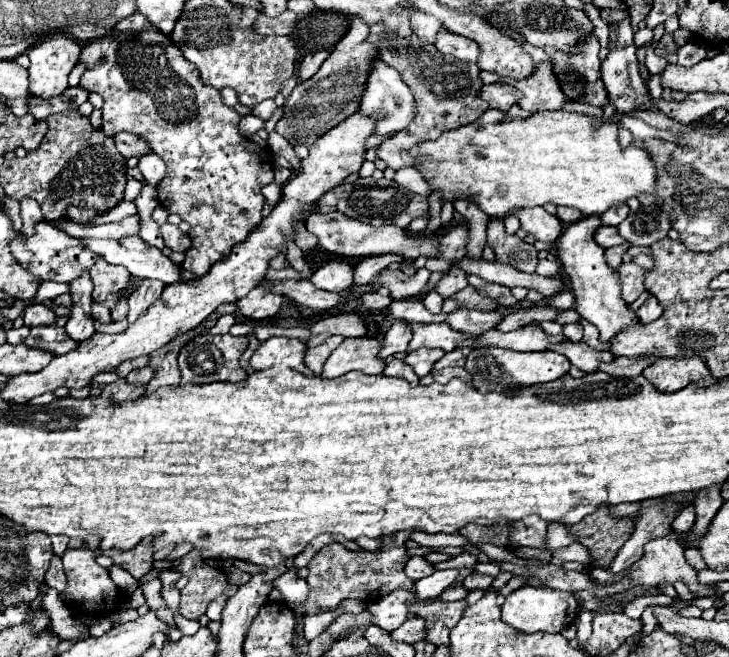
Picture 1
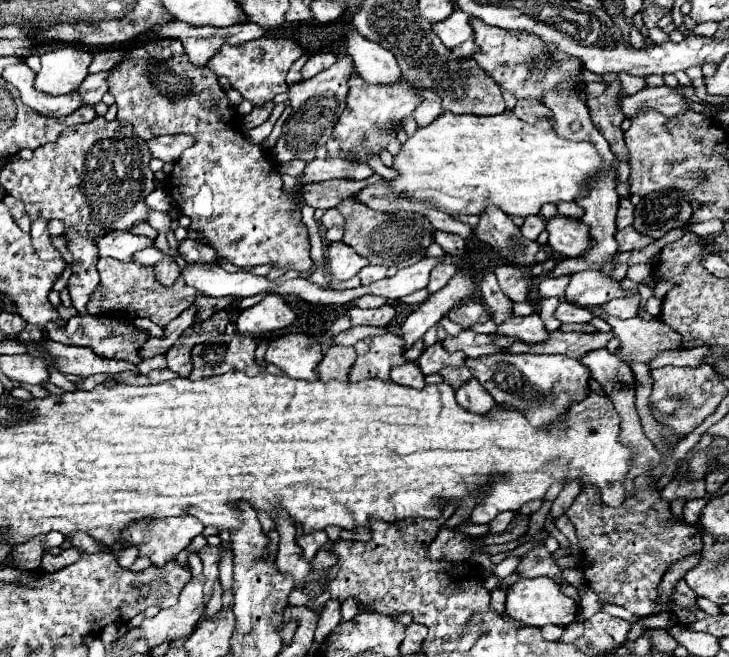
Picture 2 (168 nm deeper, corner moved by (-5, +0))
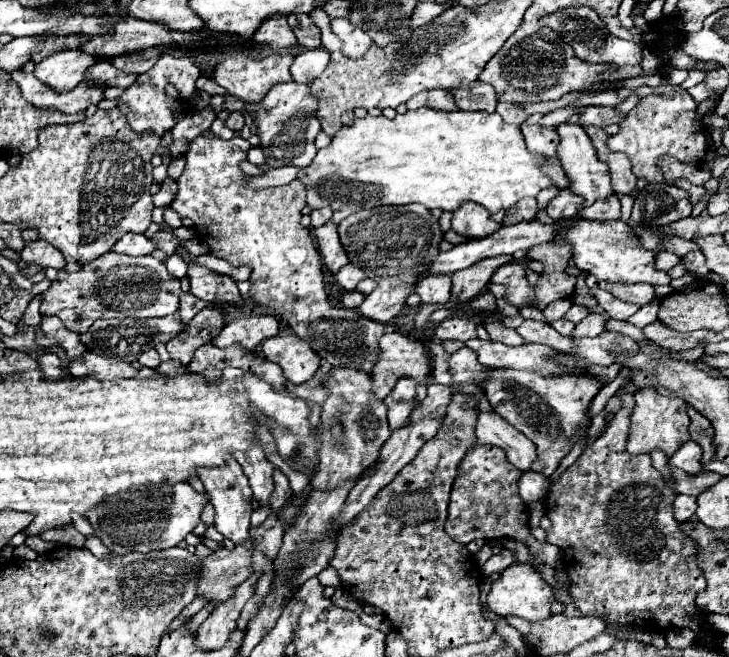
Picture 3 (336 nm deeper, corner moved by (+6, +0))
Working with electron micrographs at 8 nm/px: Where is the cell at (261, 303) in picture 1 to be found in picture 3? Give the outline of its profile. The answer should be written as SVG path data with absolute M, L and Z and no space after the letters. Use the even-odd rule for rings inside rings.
M245 315L229 325L211 341L215 347L231 347L241 345L243 351L253 353L259 343L269 337L275 337L279 331L279 321L271 315Z

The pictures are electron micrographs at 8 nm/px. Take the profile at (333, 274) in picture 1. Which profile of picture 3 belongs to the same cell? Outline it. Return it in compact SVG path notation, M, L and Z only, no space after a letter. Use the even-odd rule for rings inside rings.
M327 221L325 225L317 227L315 229L315 239L319 243L319 251L321 251L321 257L327 265L327 269L331 273L337 273L339 267L347 265L349 259L347 259L347 253L339 241L339 233L337 233L337 225L333 221Z

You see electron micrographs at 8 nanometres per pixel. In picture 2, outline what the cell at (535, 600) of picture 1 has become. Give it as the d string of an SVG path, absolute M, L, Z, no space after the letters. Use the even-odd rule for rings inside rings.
M536 577L536 579L518 579L512 587L508 587L508 597L506 597L506 613L532 627L544 627L546 623L554 623L558 627L570 625L578 617L578 605L574 599L566 597L556 581L550 577Z

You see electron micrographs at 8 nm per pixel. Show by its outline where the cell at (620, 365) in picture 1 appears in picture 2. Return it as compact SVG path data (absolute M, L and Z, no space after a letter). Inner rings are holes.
M705 346L694 349L680 349L680 351L662 351L656 355L648 367L662 367L662 365L692 365L698 367L700 363L705 363L705 358L709 355Z

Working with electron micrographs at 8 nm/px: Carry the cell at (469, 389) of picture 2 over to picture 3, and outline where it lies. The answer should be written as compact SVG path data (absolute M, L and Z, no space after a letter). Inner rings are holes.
M481 411L477 419L477 439L479 443L489 443L503 447L507 459L523 473L533 471L533 463L537 461L537 451L533 441L521 435L515 427L505 423L505 419L497 413Z

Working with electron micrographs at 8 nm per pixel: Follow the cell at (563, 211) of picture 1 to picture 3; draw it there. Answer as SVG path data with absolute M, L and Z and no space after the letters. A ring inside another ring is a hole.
M563 189L549 205L547 205L547 215L555 221L559 219L573 219L579 215L585 199L581 195L575 195L569 189Z

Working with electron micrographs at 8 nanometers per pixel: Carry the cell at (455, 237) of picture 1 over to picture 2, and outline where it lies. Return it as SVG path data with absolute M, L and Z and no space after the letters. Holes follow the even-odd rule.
M438 263L434 269L432 269L432 273L430 273L430 283L428 283L428 291L430 293L436 293L440 287L444 287L452 277L454 277L454 273L456 273L458 269L456 269L456 265L452 265L452 263Z

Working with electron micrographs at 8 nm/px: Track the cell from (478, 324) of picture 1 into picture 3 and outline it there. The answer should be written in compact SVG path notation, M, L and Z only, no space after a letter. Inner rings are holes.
M523 321L521 327L517 329L519 335L523 335L529 343L543 343L549 345L561 353L575 353L577 345L571 337L563 337L559 335L549 323L539 323L539 321Z

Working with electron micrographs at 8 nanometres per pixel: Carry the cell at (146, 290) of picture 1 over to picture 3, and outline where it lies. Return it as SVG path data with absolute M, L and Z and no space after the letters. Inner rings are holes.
M165 229L157 231L157 233L155 233L155 237L153 237L153 241L155 241L155 243L157 243L157 247L159 247L161 251L165 251L167 255L173 255L173 253L175 253L175 249L179 247L179 239L177 239L171 231L165 231Z

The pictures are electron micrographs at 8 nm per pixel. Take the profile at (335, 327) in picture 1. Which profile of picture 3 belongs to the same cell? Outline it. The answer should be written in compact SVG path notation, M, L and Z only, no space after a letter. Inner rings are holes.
M385 205L375 209L361 209L339 223L339 237L349 261L363 271L399 271L397 275L377 277L377 289L365 297L359 311L373 321L389 323L403 309L405 299L415 291L421 277L427 275L429 263L439 255L443 231L439 219L423 205Z

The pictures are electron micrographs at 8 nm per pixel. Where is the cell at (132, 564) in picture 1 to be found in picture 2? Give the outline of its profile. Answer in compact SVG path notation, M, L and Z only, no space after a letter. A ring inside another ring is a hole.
M172 517L156 519L154 523L134 523L124 535L128 535L128 543L140 551L140 557L148 557L152 565L162 567L176 559L202 529L204 525L198 519Z

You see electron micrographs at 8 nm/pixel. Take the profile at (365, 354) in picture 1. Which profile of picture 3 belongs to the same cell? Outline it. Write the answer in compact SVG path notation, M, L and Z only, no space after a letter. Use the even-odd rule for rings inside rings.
M385 333L379 339L379 347L381 355L371 373L373 393L379 399L385 399L401 377L411 377L417 383L429 377L431 359L421 341L401 333Z

